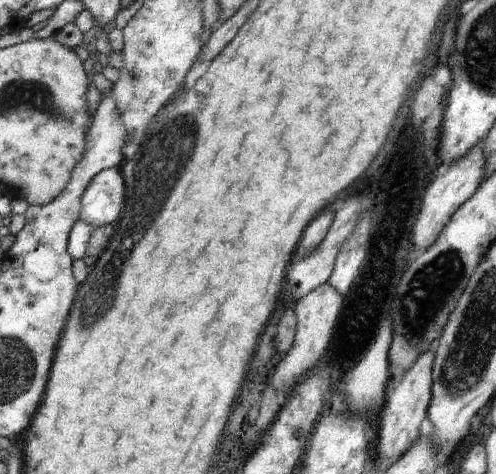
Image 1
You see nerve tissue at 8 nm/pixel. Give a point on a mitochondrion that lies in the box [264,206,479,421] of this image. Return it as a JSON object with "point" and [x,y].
{"point":[435,284]}

